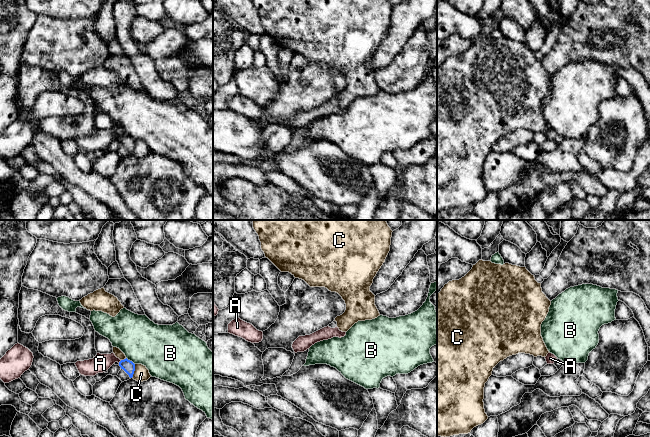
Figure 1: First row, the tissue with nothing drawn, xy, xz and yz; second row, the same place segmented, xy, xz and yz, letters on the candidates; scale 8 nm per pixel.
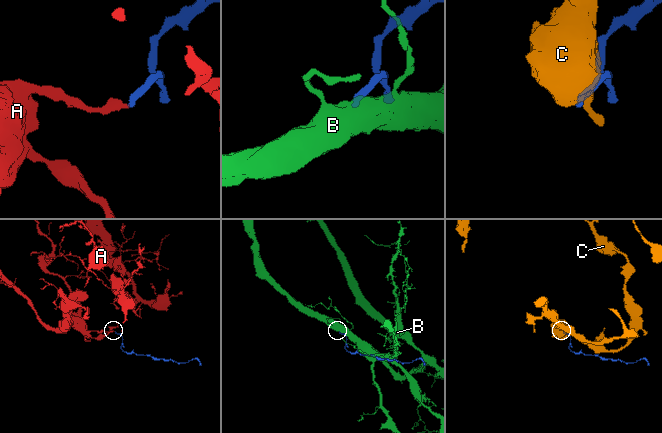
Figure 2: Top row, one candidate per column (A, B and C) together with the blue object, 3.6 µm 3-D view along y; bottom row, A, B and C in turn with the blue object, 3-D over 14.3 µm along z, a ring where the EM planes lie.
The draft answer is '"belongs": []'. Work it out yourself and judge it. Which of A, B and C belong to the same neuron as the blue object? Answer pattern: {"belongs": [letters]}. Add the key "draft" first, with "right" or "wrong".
{"draft": "wrong", "belongs": ["A"]}

